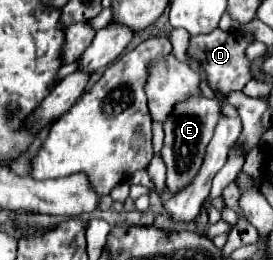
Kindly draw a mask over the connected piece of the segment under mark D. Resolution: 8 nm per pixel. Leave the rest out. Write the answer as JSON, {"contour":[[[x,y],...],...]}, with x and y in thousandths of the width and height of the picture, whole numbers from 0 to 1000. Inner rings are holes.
{"contour":[[[791,108],[769,131],[696,138],[689,208],[747,269],[755,308],[762,308],[762,331],[784,354],[806,354],[806,362],[828,362],[835,369],[857,346],[886,346],[930,300],[930,285],[916,269],[916,231],[901,223],[901,185],[923,162],[930,162],[930,131],[923,123],[894,123],[879,108],[842,108],[842,115]]]}

